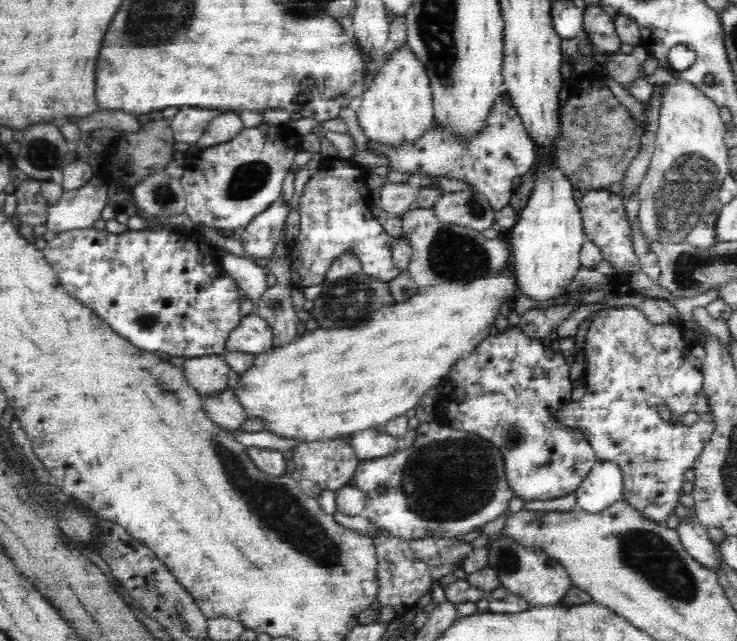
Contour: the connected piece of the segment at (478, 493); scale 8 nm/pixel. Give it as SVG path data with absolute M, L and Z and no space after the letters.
M436 419L429 423L420 423L415 430L417 431L417 437L413 446L407 447L406 449L398 448L395 452L387 456L374 458L373 460L360 461L357 466L351 484L357 486L366 495L366 506L361 512L361 515L367 518L370 524L387 530L392 536L402 536L406 539L414 540L424 536L444 536L445 533L468 533L477 527L482 527L486 522L497 518L507 511L507 505L512 495L508 491L508 483L506 483L505 479L504 463L502 463L503 457L492 444L480 438L477 434L455 431L450 427L441 425Z

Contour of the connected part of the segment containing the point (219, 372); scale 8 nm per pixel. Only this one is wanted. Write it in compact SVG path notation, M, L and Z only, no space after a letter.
M217 355L189 357L183 363L188 383L199 394L218 394L228 387L228 363Z

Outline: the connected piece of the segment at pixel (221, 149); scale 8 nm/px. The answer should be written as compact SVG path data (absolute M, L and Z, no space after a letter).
M261 124L243 128L232 140L205 148L185 163L181 179L187 206L186 214L197 228L236 230L244 228L252 216L279 199L282 182L291 170L296 148L283 142L280 131Z

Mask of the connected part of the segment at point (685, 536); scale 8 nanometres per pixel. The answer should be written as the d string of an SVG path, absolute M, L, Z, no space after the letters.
M684 516L680 518L676 532L686 552L700 561L700 564L706 564L708 568L713 569L716 557L714 557L714 547L710 542L707 527L694 517Z

